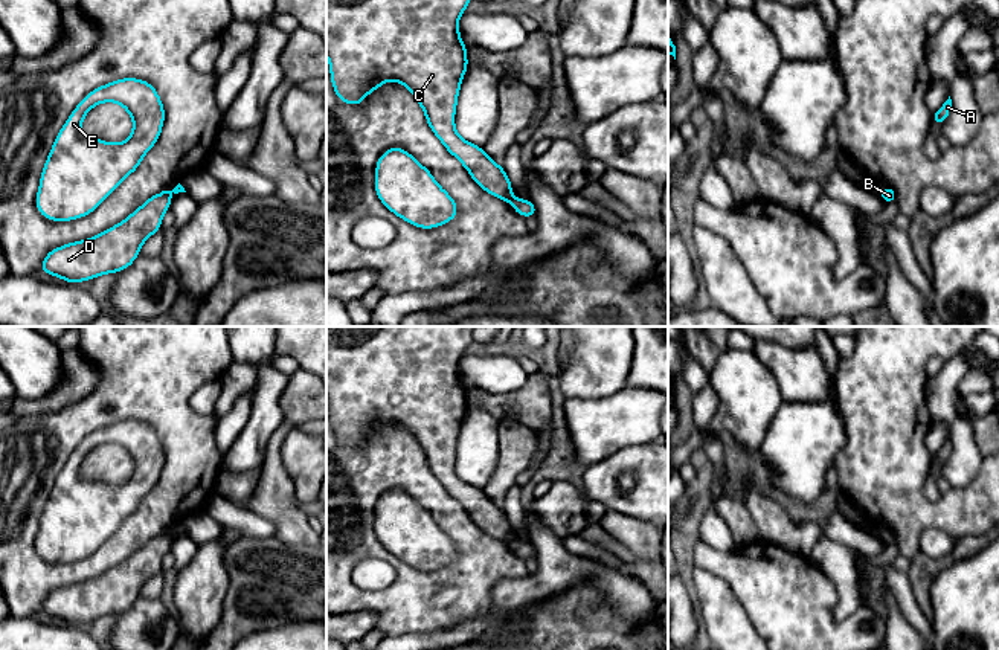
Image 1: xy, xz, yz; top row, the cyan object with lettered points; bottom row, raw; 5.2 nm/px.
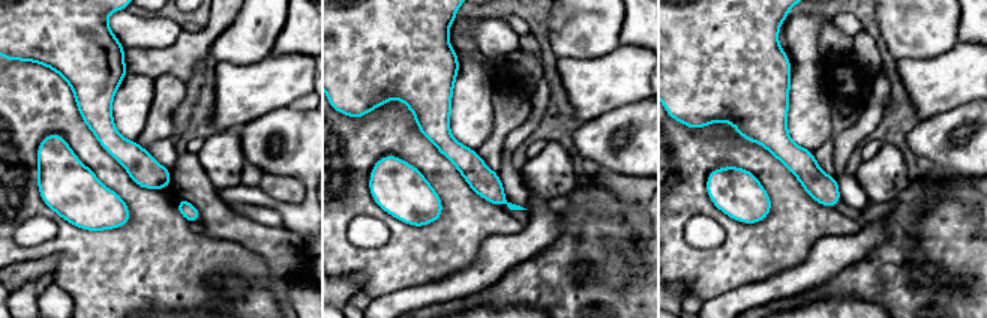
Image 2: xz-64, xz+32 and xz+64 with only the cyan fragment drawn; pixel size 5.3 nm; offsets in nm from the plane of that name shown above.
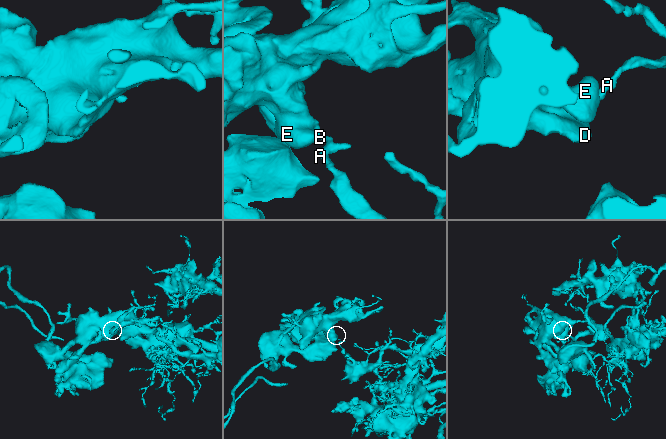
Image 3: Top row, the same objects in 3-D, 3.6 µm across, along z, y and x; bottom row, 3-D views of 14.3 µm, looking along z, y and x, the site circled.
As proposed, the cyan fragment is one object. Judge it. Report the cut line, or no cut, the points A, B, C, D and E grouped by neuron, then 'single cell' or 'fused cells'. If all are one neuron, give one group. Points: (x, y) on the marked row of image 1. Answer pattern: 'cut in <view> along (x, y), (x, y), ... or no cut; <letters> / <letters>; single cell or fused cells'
cut in xz along (513, 197), (510, 202); A B / C D E; fused cells

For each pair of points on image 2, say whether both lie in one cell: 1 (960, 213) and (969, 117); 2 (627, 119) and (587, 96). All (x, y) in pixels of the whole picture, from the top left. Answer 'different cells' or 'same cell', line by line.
1: different cells
2: different cells

